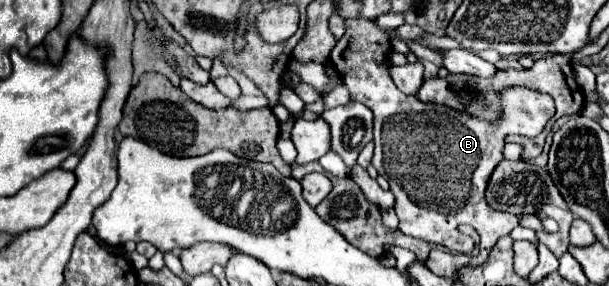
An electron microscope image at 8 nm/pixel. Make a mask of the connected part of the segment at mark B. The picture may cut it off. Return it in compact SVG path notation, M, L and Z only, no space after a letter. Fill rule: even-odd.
M357 18L357 20L345 20L345 34L335 44L329 58L331 58L331 64L337 68L343 84L349 88L349 98L353 102L365 104L373 112L375 154L373 154L371 164L375 166L379 176L383 176L389 182L389 186L391 186L389 190L395 194L395 200L397 200L395 212L399 216L399 232L413 236L413 238L421 238L431 244L449 246L449 236L459 236L457 226L465 222L465 224L473 226L477 230L477 234L481 236L481 252L479 252L477 260L479 260L479 264L485 264L495 242L520 225L518 215L510 212L495 212L485 202L487 180L489 180L491 172L495 170L497 162L503 160L503 156L501 156L501 150L505 146L503 138L507 134L519 134L519 132L522 132L522 136L528 137L541 134L545 124L549 122L549 118L555 114L553 98L549 98L543 92L521 88L521 86L507 88L505 92L501 92L503 118L499 122L491 124L491 122L485 122L485 120L479 120L473 116L465 116L453 108L425 104L425 102L417 100L415 96L401 94L389 76L389 68L391 68L389 54L391 52L393 52L393 44L387 36L387 32L371 20ZM423 154L425 154L425 158L427 158L427 154L431 154L427 164L423 164L423 160L425 160Z

